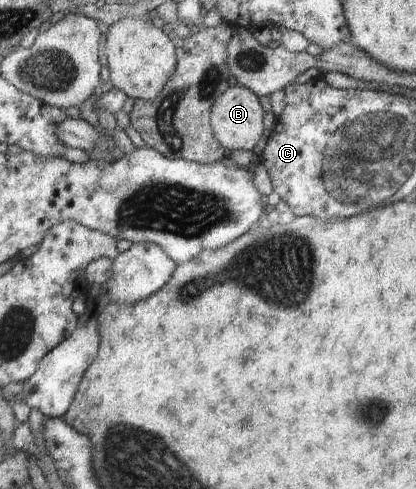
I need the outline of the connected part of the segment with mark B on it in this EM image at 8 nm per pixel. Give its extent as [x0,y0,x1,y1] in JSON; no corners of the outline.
[212,83,265,153]

